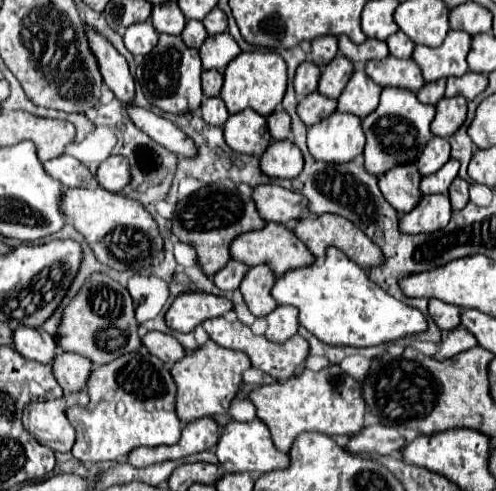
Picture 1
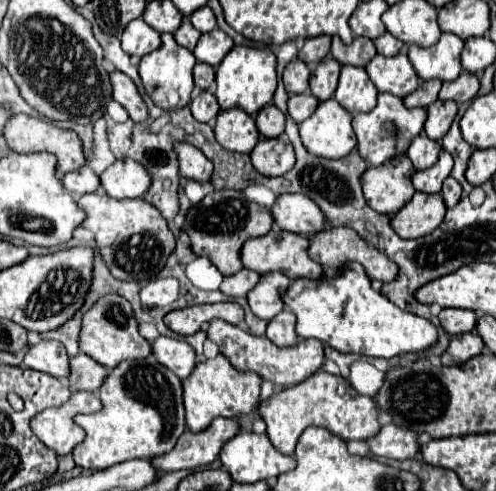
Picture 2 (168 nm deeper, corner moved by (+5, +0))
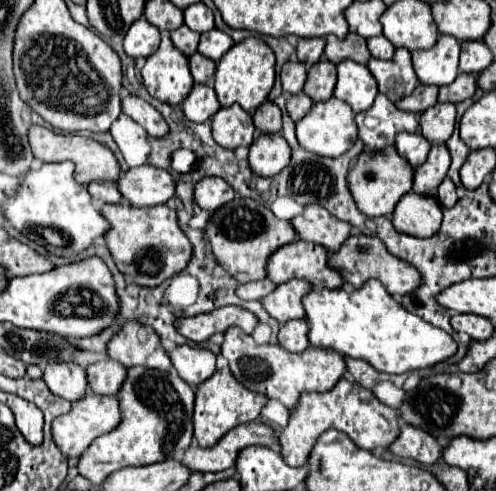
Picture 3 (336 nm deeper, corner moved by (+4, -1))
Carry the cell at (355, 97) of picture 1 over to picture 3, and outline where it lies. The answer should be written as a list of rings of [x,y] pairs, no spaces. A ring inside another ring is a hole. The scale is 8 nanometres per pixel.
[[[343,60],[337,64],[335,98],[347,102],[353,112],[365,112],[373,106],[377,96],[377,82],[365,64]]]

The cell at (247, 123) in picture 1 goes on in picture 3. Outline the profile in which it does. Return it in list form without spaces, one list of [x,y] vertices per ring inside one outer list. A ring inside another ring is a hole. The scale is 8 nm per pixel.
[[[239,104],[221,108],[211,118],[211,128],[213,128],[215,142],[229,150],[235,150],[239,146],[251,146],[255,136],[253,118]]]

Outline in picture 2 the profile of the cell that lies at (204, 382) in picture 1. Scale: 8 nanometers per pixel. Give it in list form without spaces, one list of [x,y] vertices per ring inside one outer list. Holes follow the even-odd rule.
[[[222,355],[198,363],[194,373],[182,381],[184,385],[184,407],[186,407],[186,425],[190,431],[200,433],[208,429],[216,417],[240,417],[250,415],[258,409],[260,403],[260,385],[262,379],[256,373],[238,373],[230,361]]]

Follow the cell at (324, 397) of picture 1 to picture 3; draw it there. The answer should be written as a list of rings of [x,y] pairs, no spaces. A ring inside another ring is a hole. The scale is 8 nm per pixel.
[[[341,378],[329,392],[311,392],[303,394],[299,398],[299,406],[291,410],[287,426],[279,434],[279,446],[281,456],[289,466],[303,466],[307,464],[309,452],[319,438],[321,432],[335,428],[345,432],[359,448],[373,450],[373,448],[387,448],[399,434],[399,422],[397,422],[397,410],[381,404],[371,390],[347,382]]]

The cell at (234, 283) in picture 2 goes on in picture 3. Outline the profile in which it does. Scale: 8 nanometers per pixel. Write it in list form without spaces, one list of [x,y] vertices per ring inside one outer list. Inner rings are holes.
[[[263,278],[263,280],[259,280],[259,282],[239,284],[235,292],[237,292],[237,296],[239,296],[241,300],[261,300],[263,296],[267,296],[269,292],[273,292],[275,286],[277,286],[277,284],[273,284],[271,280]]]

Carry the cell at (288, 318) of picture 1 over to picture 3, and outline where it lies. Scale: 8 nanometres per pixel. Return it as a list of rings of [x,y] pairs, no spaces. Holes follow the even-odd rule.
[[[289,320],[281,326],[277,340],[289,352],[303,352],[309,346],[307,328],[307,320]]]

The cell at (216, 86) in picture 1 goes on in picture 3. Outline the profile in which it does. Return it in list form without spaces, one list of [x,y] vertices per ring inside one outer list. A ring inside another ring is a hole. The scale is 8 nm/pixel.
[[[193,54],[193,56],[189,58],[189,64],[191,64],[191,76],[193,76],[195,82],[199,82],[199,84],[209,84],[209,82],[213,80],[215,68],[217,68],[213,60],[209,60],[209,58],[201,56],[201,54]]]

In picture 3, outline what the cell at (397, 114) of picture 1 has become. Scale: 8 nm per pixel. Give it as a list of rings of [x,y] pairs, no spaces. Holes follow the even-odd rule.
[[[377,94],[375,104],[367,112],[357,114],[355,122],[359,128],[359,140],[365,144],[367,150],[383,150],[395,144],[395,134],[419,130],[419,116],[399,110],[383,94]],[[365,116],[366,126],[363,124]]]

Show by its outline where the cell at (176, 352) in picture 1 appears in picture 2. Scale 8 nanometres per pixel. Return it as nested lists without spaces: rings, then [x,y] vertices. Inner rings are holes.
[[[158,337],[152,343],[152,355],[158,359],[158,363],[168,367],[180,379],[186,379],[192,373],[194,365],[196,365],[194,349],[182,339]]]

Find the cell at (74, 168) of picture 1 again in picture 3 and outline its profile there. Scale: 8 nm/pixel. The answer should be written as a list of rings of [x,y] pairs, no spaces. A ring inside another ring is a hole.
[[[91,182],[87,184],[87,190],[99,202],[119,202],[121,200],[121,194],[113,182]]]

